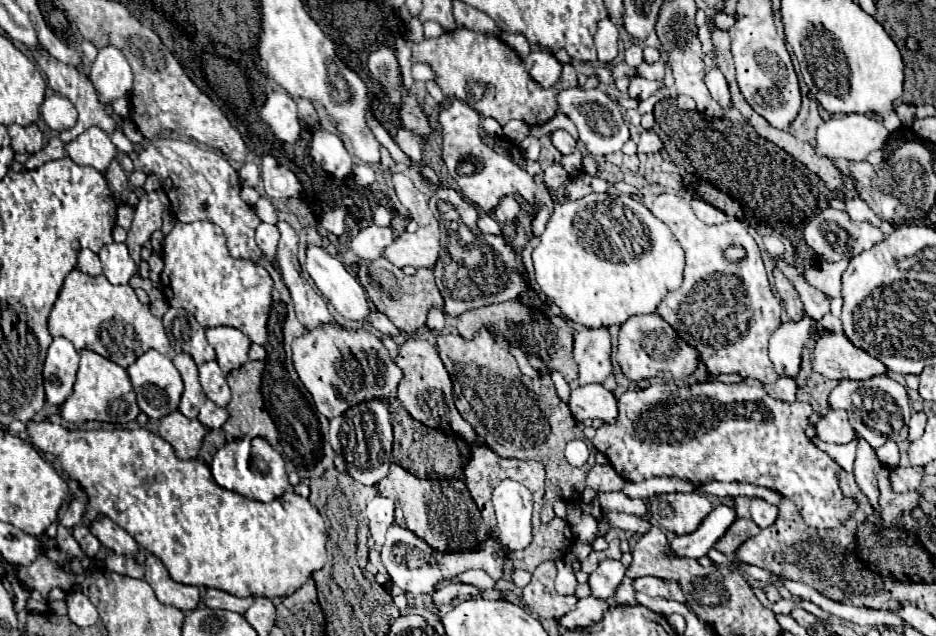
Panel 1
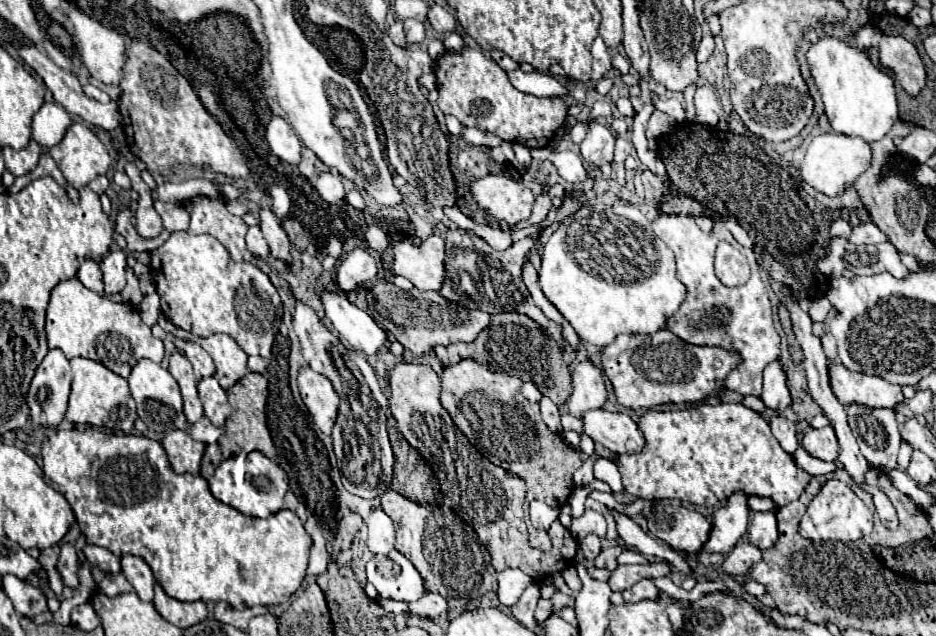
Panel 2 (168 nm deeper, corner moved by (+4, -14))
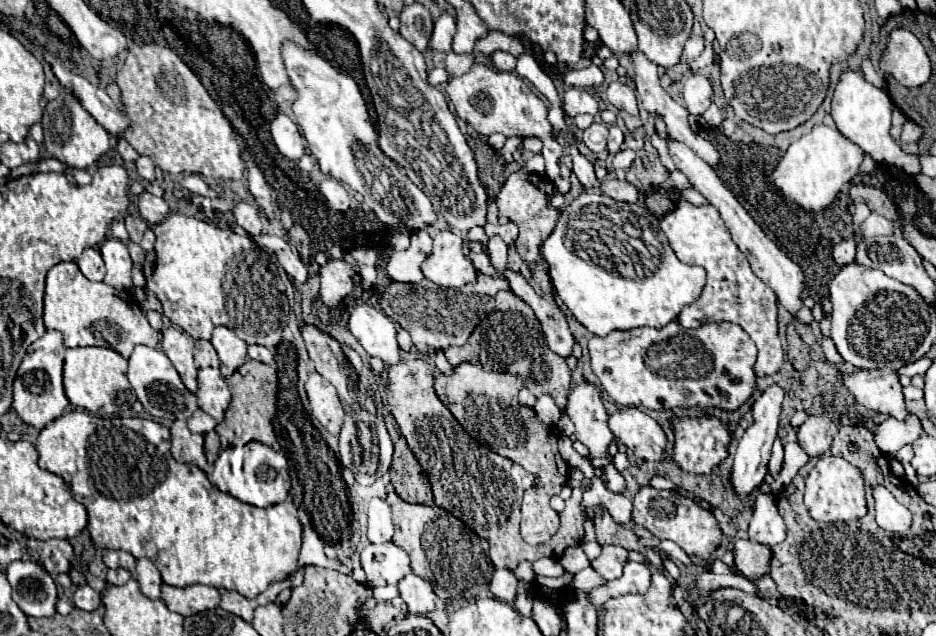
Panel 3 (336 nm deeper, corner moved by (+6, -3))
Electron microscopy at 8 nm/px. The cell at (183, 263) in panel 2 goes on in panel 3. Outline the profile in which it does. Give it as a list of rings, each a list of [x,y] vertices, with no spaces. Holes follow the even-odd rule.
[[[171,213],[163,223],[155,225],[153,231],[157,235],[157,261],[151,279],[147,279],[147,289],[157,295],[163,305],[163,315],[169,317],[173,325],[179,325],[193,339],[211,339],[213,327],[225,325],[247,345],[263,345],[273,349],[281,341],[283,327],[289,319],[285,285],[275,263],[269,261],[267,253],[251,237],[241,237],[231,229],[221,229],[213,223],[183,213]]]

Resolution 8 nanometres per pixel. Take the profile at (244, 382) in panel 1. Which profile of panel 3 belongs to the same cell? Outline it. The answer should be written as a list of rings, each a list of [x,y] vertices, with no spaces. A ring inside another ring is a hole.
[[[247,361],[229,379],[229,387],[233,393],[233,401],[227,409],[225,421],[217,425],[221,447],[243,447],[249,441],[261,441],[265,445],[273,445],[277,441],[273,427],[271,427],[271,419],[275,417],[275,411],[277,411],[277,371],[275,367],[259,363],[259,361]]]

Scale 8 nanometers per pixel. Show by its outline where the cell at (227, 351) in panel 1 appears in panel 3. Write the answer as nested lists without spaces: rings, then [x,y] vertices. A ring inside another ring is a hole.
[[[215,327],[211,343],[219,355],[221,361],[221,375],[229,379],[243,363],[249,361],[247,355],[247,343],[243,343],[231,329],[227,327]]]

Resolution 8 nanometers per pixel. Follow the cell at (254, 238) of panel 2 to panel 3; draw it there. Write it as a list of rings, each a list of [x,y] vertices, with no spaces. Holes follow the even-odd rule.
[[[235,201],[235,207],[231,213],[233,213],[235,223],[243,227],[251,237],[257,237],[261,233],[261,219],[255,205],[249,205],[245,201]]]

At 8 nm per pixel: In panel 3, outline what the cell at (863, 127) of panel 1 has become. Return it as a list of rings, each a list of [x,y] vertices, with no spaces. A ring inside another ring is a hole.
[[[819,125],[789,145],[787,153],[781,157],[769,179],[773,187],[779,193],[783,193],[791,203],[799,205],[807,213],[809,211],[819,213],[825,211],[835,201],[843,185],[849,183],[859,173],[861,161],[863,151],[853,141],[843,137],[833,127]]]

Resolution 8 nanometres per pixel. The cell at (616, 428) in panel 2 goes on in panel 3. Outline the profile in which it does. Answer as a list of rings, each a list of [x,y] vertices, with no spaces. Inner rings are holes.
[[[637,407],[617,411],[609,417],[609,427],[615,437],[621,439],[637,457],[645,461],[665,461],[667,435],[661,425]]]

